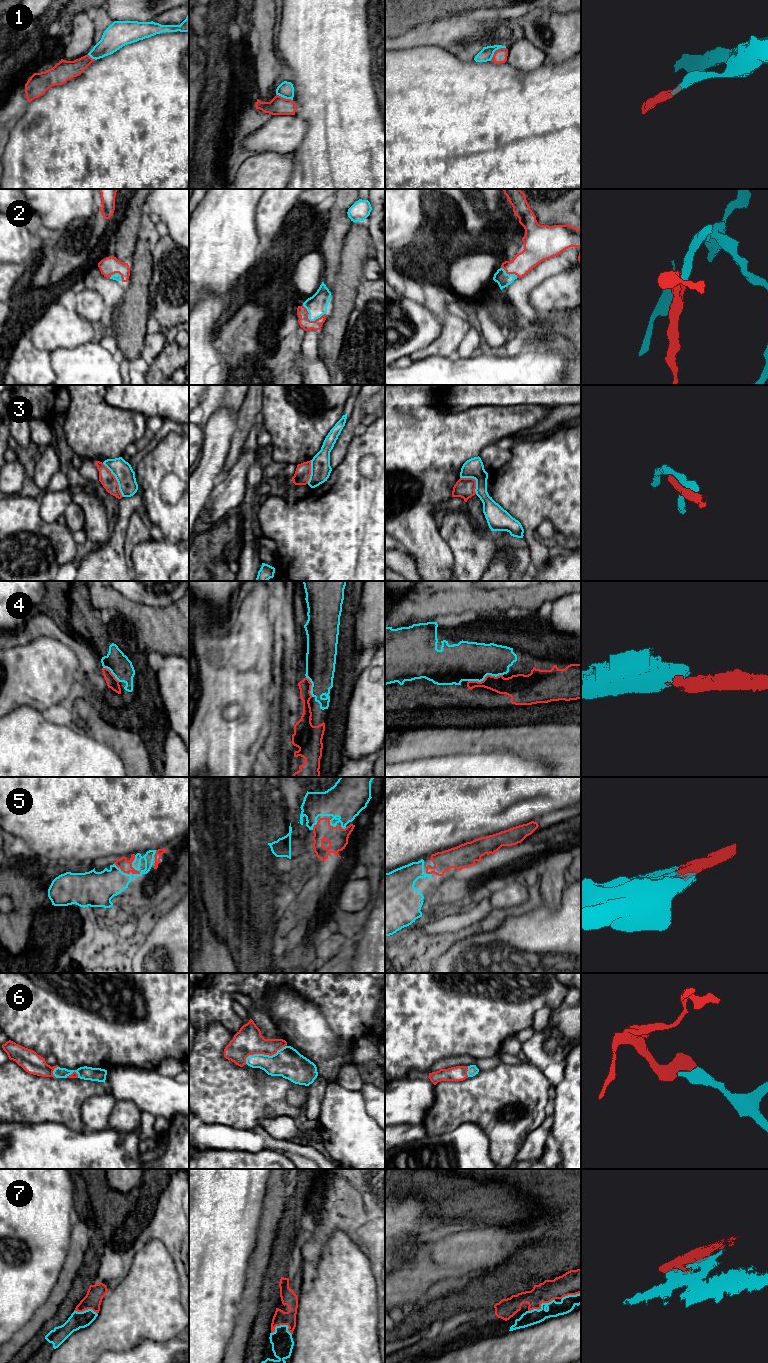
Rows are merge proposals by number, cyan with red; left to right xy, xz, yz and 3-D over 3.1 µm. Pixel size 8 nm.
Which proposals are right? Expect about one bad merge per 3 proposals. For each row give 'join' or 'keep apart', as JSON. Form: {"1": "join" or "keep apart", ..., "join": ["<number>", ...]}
{"1": "join", "2": "join", "3": "keep apart", "4": "join", "5": "join", "6": "join", "7": "join", "join": ["1", "2", "4", "5", "6", "7"]}

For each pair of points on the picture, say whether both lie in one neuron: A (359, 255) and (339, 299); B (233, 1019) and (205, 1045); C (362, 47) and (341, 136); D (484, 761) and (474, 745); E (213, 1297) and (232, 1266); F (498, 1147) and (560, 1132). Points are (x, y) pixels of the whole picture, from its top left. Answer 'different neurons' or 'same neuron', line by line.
A: same neuron
B: different neurons
C: same neuron
D: different neurons
E: same neuron
F: different neurons

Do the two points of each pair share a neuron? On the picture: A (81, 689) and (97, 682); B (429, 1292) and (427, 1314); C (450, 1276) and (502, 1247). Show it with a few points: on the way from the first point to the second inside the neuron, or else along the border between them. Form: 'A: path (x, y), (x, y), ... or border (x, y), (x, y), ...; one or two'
A: path (85, 688), (93, 686); one
B: border (449, 1293), (426, 1306); two
C: path (463, 1263), (470, 1256), (489, 1253); one

